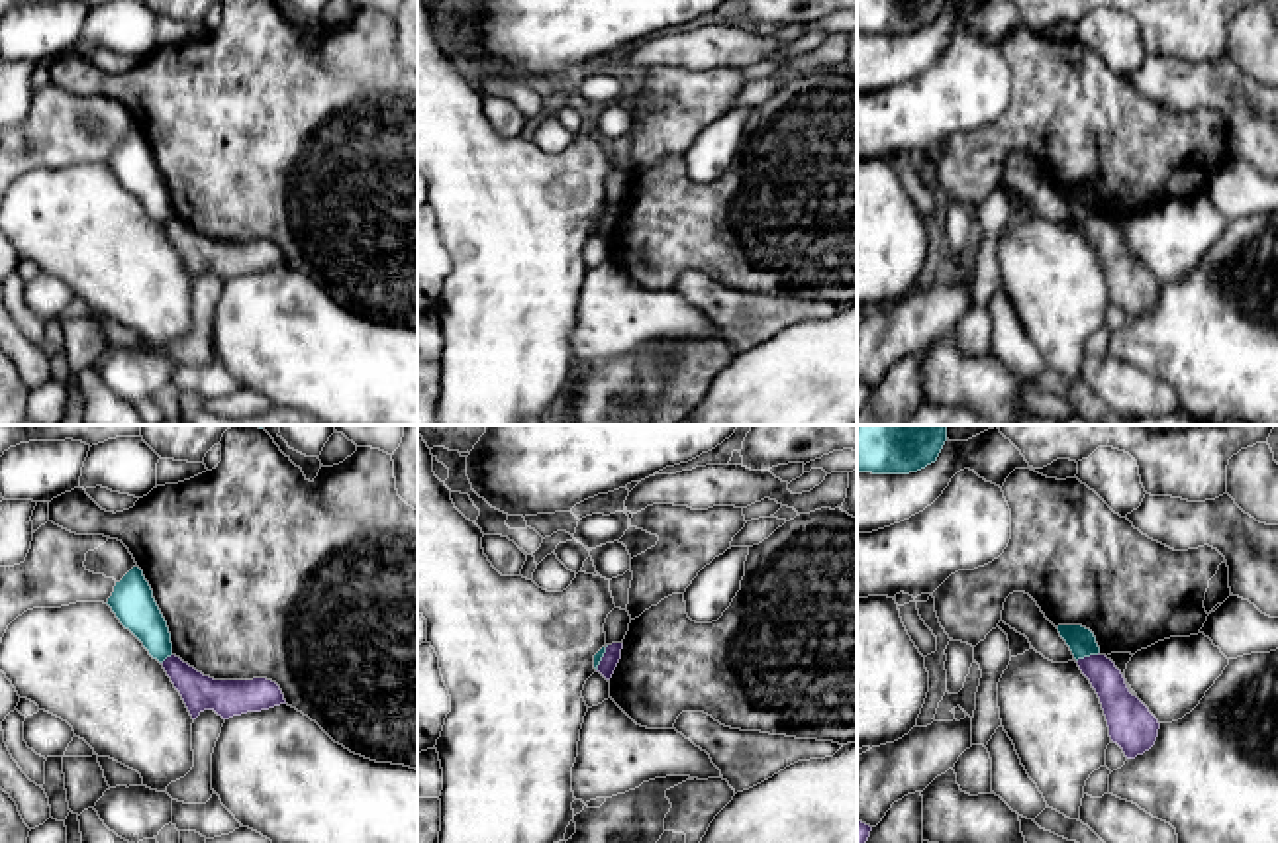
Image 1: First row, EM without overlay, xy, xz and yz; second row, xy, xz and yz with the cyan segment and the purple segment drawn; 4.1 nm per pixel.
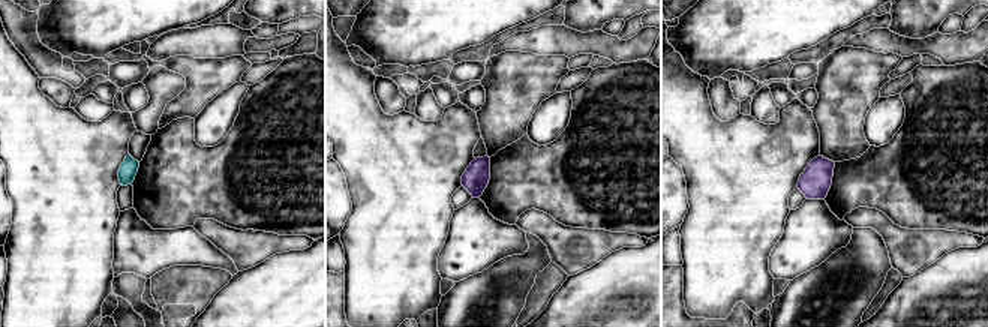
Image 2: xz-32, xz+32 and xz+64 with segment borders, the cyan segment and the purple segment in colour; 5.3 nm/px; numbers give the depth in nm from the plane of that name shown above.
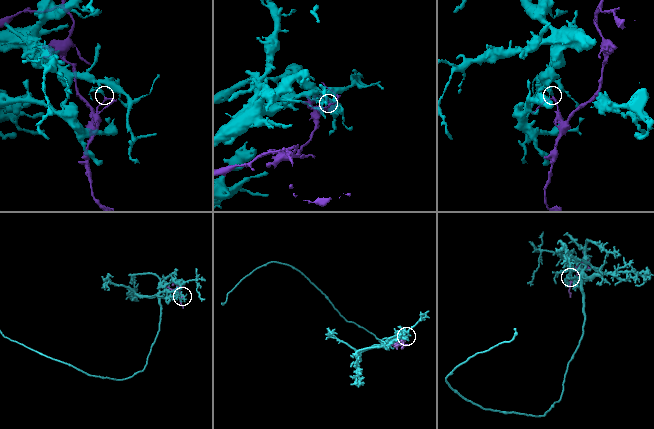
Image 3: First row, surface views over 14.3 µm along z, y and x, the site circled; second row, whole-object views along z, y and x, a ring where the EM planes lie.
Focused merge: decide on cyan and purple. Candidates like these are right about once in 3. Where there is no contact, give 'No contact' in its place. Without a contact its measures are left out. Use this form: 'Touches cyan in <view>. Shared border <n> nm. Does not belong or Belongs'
Touches cyan in yz. Shared border 100 nm. Does not belong

